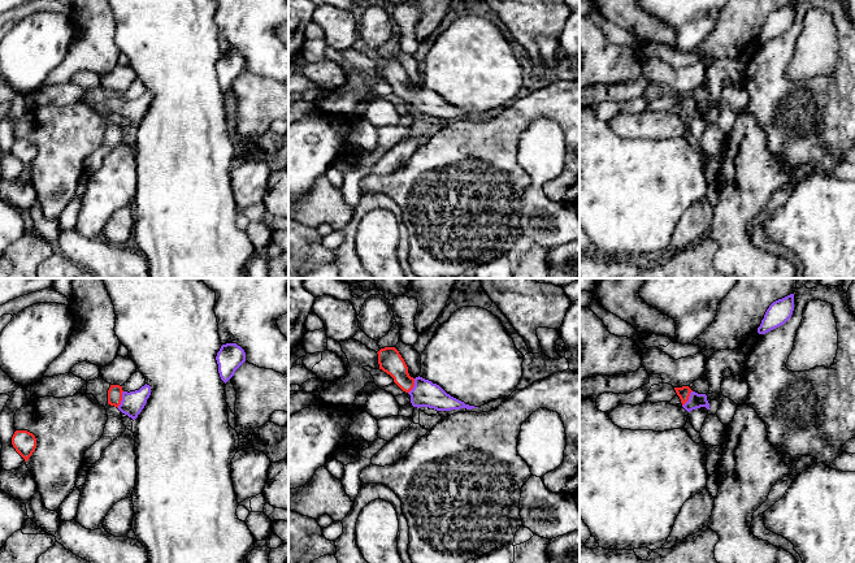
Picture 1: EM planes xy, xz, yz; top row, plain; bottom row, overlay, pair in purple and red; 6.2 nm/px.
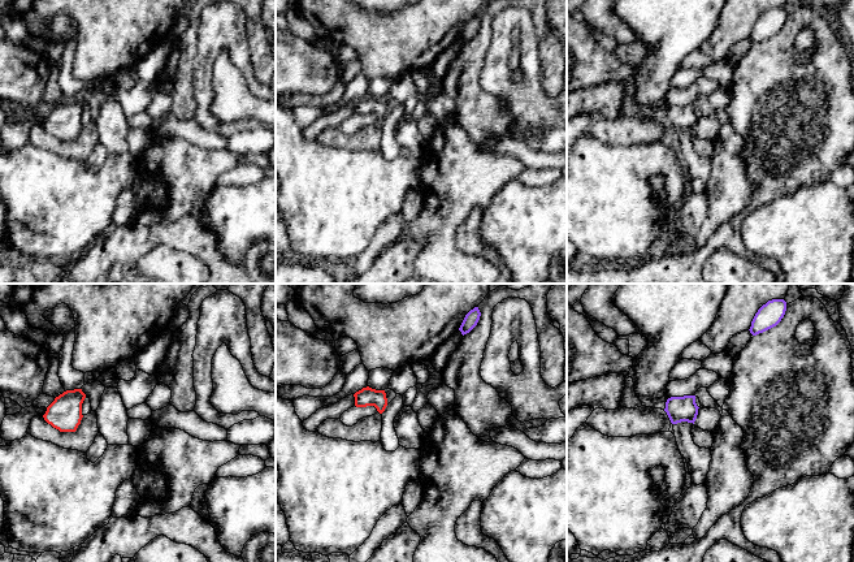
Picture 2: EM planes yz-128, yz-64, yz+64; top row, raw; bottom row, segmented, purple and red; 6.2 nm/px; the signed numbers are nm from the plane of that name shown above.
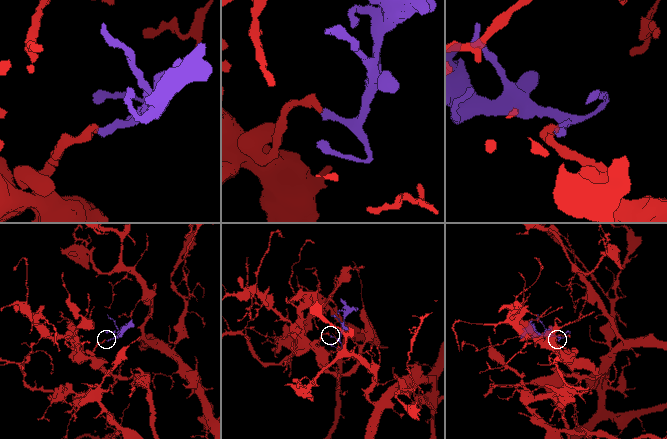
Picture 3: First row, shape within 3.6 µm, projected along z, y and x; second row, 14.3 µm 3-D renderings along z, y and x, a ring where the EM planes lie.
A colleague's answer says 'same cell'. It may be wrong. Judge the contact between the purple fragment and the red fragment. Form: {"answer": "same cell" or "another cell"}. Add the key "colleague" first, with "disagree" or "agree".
{"colleague": "agree", "answer": "same cell"}

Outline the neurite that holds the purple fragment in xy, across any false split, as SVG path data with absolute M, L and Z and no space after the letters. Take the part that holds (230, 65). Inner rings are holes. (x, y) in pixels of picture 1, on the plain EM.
M226 52L221 55L216 69L220 86L226 92L234 85L235 79L246 70L246 61L236 52Z

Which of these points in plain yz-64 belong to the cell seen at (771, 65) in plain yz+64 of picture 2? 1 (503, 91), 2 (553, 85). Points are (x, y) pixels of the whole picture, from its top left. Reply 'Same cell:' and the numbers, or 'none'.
Same cell: 2

